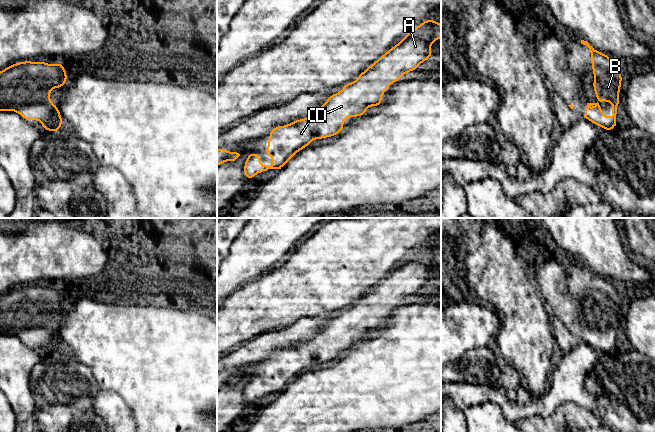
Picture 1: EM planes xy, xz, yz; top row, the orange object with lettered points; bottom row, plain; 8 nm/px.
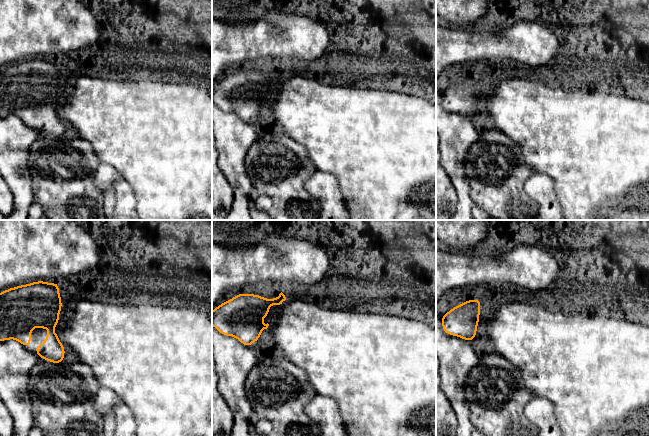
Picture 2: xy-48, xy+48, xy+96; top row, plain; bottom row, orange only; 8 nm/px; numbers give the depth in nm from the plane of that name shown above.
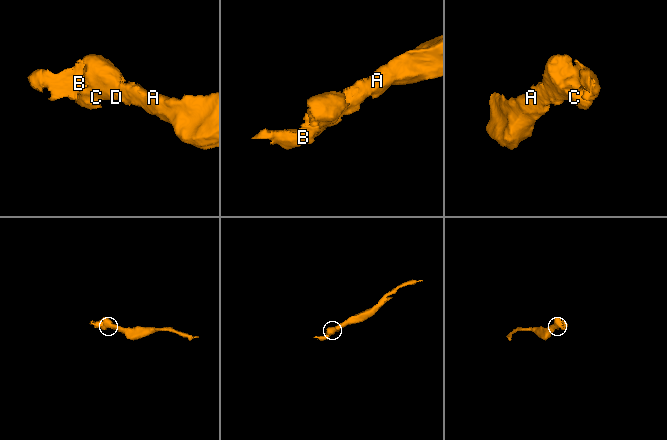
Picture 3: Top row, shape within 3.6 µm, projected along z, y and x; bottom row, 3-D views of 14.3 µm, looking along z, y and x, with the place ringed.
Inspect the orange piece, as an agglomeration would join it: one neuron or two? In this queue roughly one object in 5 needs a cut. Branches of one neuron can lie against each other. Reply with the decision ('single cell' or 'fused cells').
single cell

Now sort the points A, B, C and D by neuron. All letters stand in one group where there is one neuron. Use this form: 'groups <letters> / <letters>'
groups A B C D

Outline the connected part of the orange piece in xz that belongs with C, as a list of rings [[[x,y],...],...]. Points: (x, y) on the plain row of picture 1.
[[[432,243],[423,245],[360,297],[356,305],[345,307],[340,316],[330,319],[309,341],[273,351],[264,377],[274,383],[274,388],[261,389],[260,377],[249,376],[244,400],[252,404],[257,395],[262,398],[268,393],[283,392],[313,363],[337,360],[345,353],[342,346],[347,341],[363,340],[369,330],[379,331],[382,317],[388,315],[391,307],[400,305],[403,298],[417,294],[422,286],[434,281],[430,270],[438,262],[441,262],[441,248]]]

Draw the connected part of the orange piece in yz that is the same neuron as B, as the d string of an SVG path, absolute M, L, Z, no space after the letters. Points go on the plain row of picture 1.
M581 264L591 277L592 295L594 297L593 312L597 325L604 324L612 327L612 340L606 342L603 339L602 330L597 327L587 327L584 342L595 349L611 356L616 350L617 332L620 328L618 319L621 314L623 298L620 297L614 286L607 278L602 278L594 273L587 265Z

